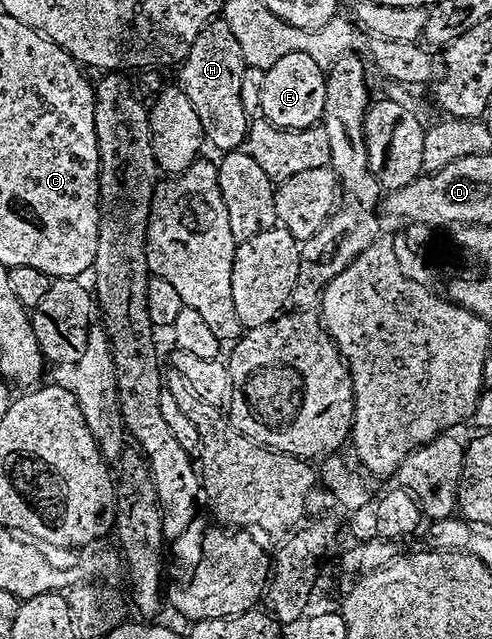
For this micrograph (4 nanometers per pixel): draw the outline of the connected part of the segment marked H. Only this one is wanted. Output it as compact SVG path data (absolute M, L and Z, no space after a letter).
M213 20L200 31L178 67L178 85L183 87L185 96L189 96L189 104L193 104L197 111L203 137L210 145L212 142L219 152L240 149L247 141L249 112L241 104L239 95L244 69L241 44L237 44L237 36L233 36L229 24L222 20Z

